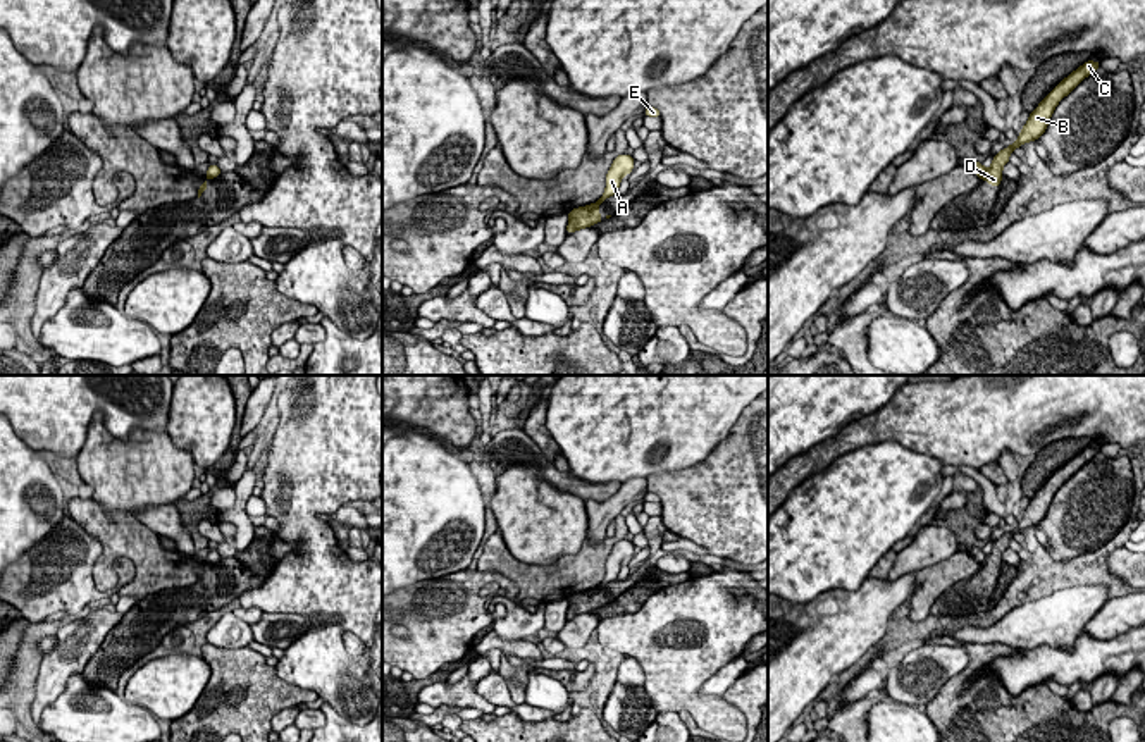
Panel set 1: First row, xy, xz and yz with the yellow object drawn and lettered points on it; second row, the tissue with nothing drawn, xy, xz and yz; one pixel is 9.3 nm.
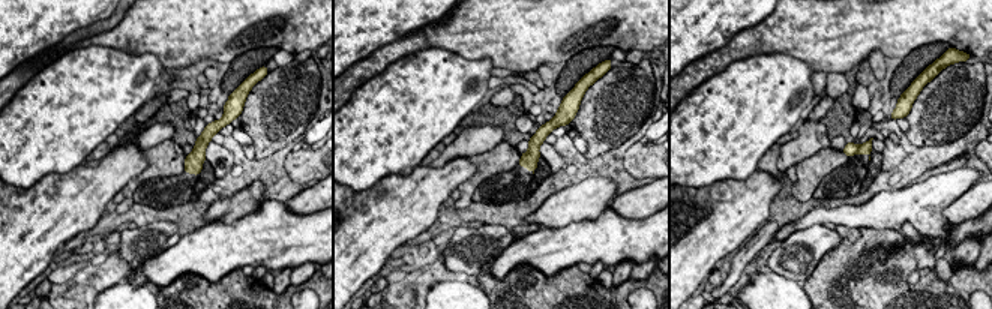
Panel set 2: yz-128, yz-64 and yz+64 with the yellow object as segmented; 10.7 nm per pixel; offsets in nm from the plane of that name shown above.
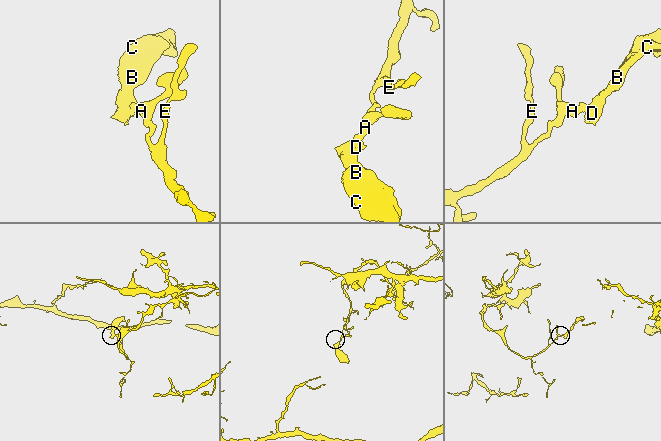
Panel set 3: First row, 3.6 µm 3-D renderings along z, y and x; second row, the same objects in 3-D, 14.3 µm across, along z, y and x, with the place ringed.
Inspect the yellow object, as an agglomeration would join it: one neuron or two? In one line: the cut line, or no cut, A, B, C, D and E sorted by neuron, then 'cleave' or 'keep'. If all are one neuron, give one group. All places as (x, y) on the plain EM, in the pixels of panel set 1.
yz (985, 556), (980, 563) | A E / B C D | cleave

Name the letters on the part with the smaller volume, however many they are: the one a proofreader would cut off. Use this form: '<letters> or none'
B, C, D

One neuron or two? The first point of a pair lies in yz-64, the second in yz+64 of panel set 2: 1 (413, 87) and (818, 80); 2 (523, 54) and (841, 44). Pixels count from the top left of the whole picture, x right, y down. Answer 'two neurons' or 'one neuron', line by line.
1: two neurons
2: one neuron

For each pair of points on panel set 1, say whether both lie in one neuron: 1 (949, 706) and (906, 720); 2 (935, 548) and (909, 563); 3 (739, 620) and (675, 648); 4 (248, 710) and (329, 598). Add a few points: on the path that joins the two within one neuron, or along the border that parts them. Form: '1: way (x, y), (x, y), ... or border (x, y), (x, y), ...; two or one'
1: border (922, 710), (934, 723); two
2: way (928, 548), (916, 556); one
3: way (724, 620), (708, 620), (691, 632); one
4: border (272, 667), (284, 680), (312, 691); two

